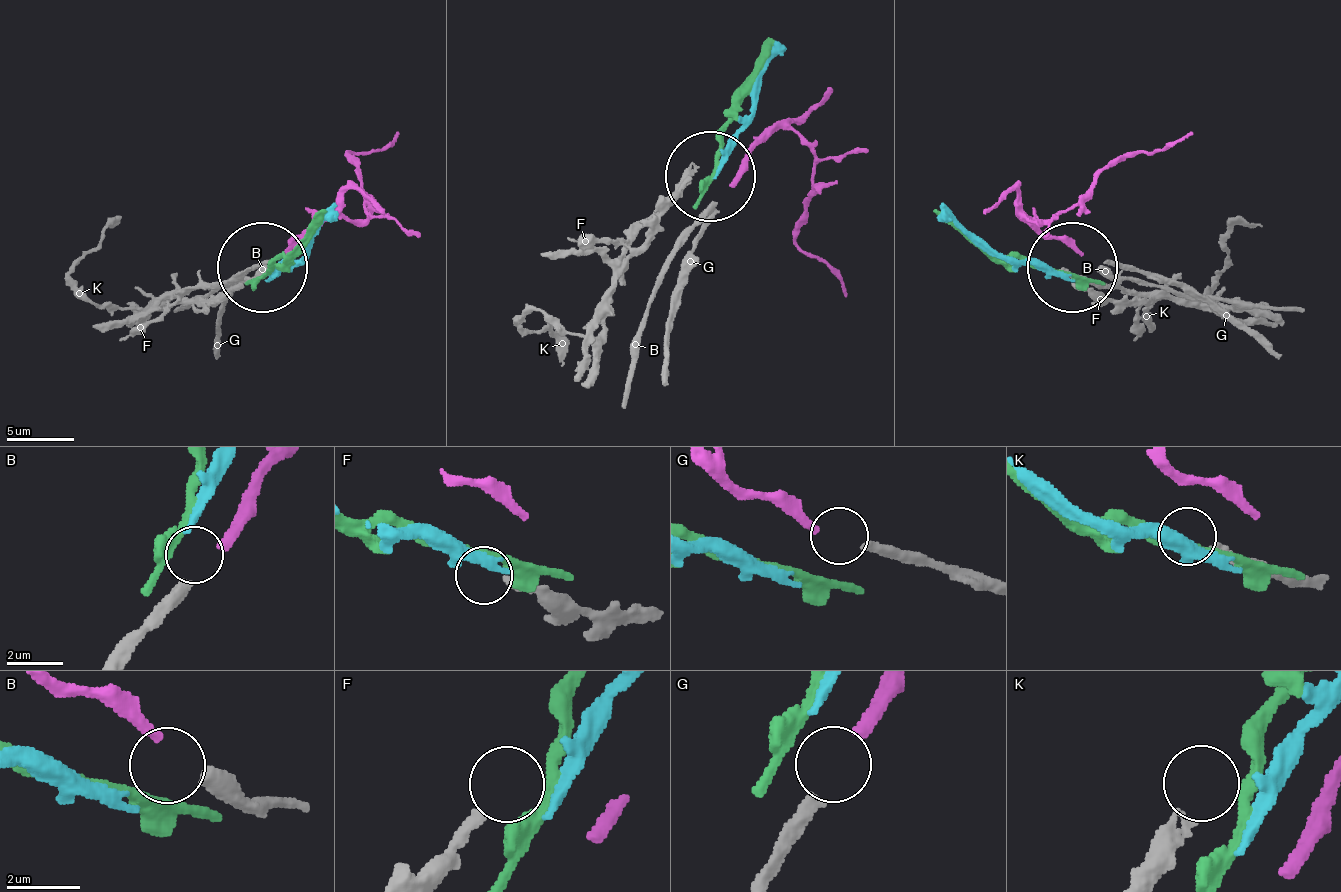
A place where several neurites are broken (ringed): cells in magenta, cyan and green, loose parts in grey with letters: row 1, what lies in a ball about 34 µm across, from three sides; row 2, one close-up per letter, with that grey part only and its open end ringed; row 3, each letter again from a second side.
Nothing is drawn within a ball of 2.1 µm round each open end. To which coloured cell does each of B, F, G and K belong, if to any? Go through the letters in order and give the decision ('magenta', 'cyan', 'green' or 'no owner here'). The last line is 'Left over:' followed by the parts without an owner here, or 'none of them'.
B: no owner here
F: no owner here
G: magenta
K: no owner here
Left over: B, F, K

